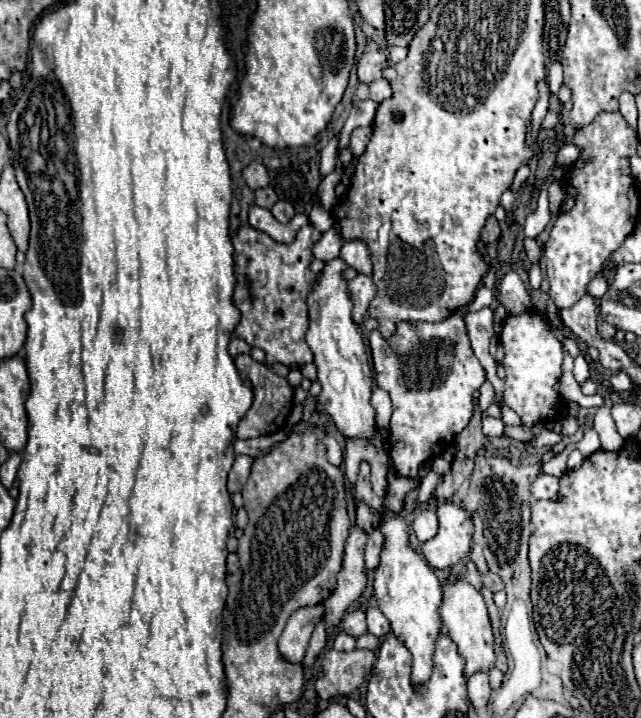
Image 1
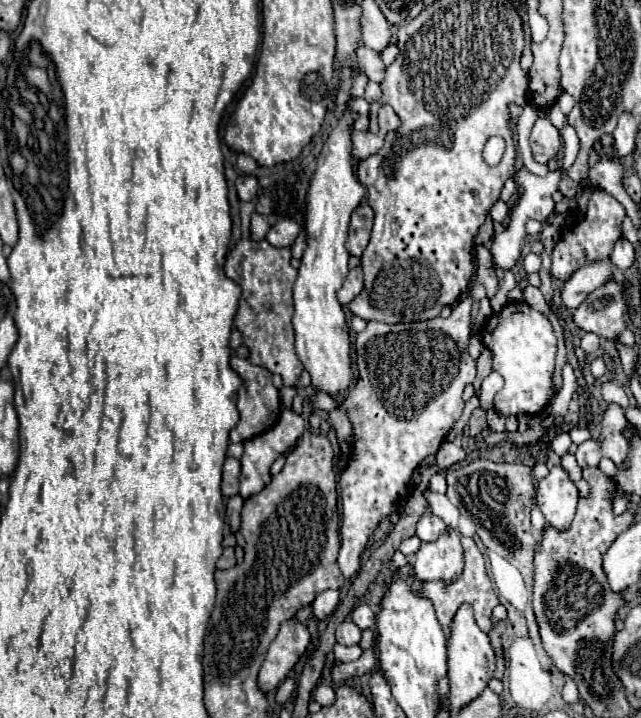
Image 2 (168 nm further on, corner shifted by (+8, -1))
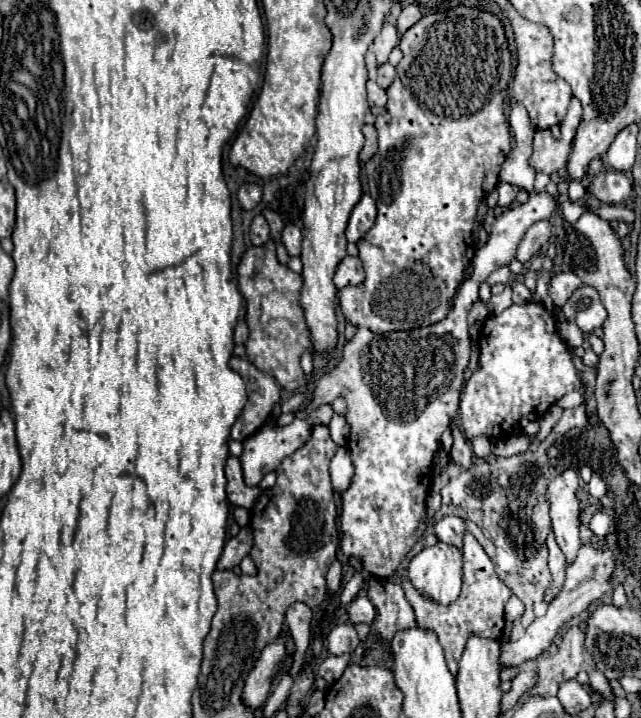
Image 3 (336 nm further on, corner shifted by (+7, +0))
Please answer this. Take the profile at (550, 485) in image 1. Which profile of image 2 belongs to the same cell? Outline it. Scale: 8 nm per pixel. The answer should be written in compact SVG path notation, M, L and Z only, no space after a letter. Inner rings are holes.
M552 467L536 489L536 501L550 527L566 531L576 513L578 489L562 467Z

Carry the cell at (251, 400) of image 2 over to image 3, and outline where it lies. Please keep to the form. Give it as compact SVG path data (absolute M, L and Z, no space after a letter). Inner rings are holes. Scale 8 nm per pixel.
M233 356L229 366L243 378L247 390L247 404L231 428L231 438L243 442L253 436L267 420L273 406L279 402L279 386L273 376L257 370L249 360Z

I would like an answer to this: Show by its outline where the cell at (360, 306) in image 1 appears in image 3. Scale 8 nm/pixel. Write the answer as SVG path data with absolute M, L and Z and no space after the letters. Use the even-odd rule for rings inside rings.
M347 256L337 266L337 272L333 278L337 290L343 290L347 286L359 286L359 284L363 284L363 280L365 280L365 272L363 272L363 264L357 256Z

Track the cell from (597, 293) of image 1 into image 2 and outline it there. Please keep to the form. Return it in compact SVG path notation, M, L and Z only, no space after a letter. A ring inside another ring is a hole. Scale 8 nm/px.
M602 259L602 261L594 261L594 263L586 263L584 267L580 267L578 271L574 271L560 289L560 297L562 303L568 309L578 307L588 293L592 293L598 285L604 285L606 281L610 281L614 275L614 265L610 259Z

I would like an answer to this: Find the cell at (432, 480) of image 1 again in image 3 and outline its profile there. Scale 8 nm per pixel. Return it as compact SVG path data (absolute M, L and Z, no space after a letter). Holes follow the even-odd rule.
M465 532L465 536L463 536L463 590L455 602L451 602L447 606L437 604L437 602L425 598L417 588L413 588L413 584L409 580L403 582L401 586L405 590L409 604L415 610L417 624L423 628L431 628L439 636L439 642L445 650L447 666L453 674L457 672L457 662L463 654L469 634L477 634L483 638L501 638L503 604L509 600L511 590L497 578L491 558L485 554L485 550L481 548L481 544L475 540L475 536L471 532Z

